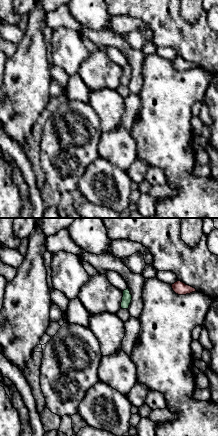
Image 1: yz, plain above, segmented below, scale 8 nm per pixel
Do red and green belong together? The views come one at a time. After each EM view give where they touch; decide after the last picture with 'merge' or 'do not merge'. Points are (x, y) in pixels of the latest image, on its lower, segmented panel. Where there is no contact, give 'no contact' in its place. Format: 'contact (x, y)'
no contact

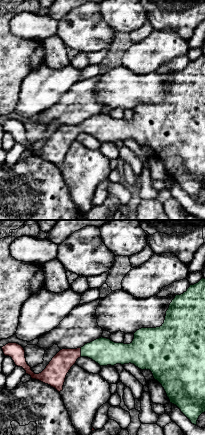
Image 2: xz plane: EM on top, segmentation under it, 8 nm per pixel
contact (80, 352)

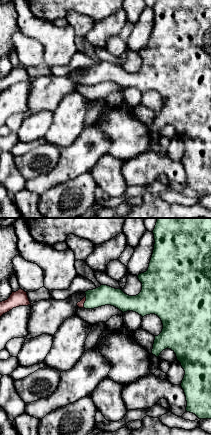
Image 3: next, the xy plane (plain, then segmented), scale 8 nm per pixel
contact (84, 302)

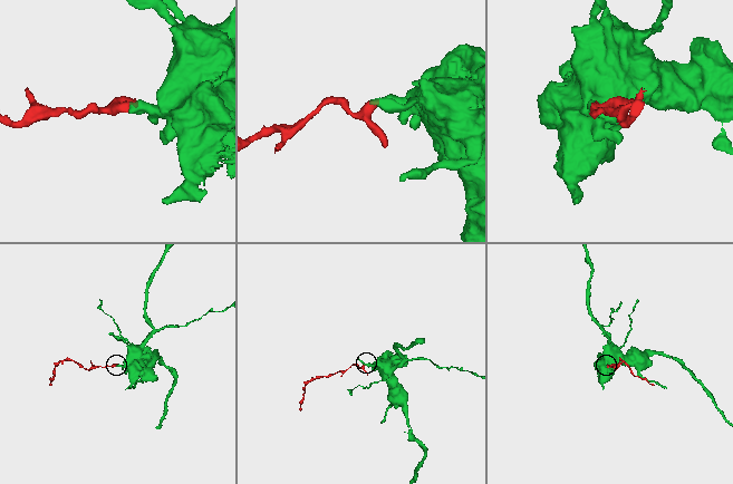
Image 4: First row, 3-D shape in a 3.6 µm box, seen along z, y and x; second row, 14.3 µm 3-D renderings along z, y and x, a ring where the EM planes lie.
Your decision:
merge

